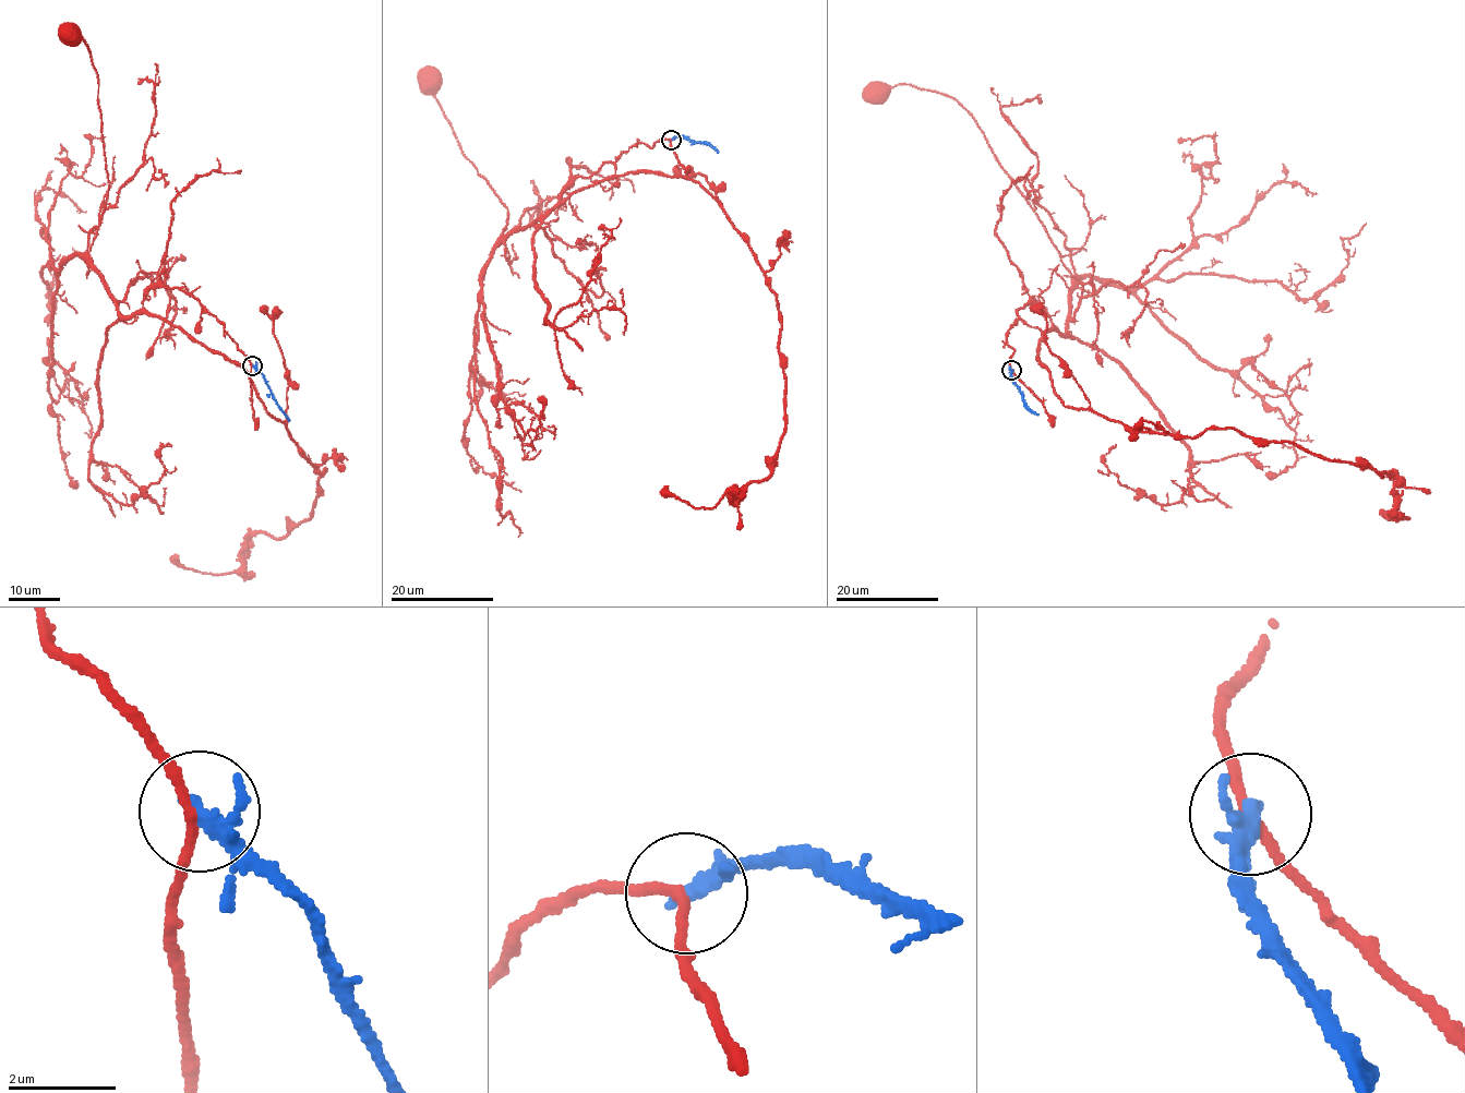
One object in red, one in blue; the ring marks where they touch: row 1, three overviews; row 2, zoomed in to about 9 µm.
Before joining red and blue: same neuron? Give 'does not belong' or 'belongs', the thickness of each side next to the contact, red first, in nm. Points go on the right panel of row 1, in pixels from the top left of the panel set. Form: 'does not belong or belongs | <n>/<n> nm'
does not belong | 180/240 nm

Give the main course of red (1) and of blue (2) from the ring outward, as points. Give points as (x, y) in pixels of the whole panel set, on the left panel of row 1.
1: (251, 365), (177, 288), (151, 288), (122, 315), (93, 264), (109, 182), (98, 76), (70, 33)
2: (252, 365), (262, 374), (289, 421)

